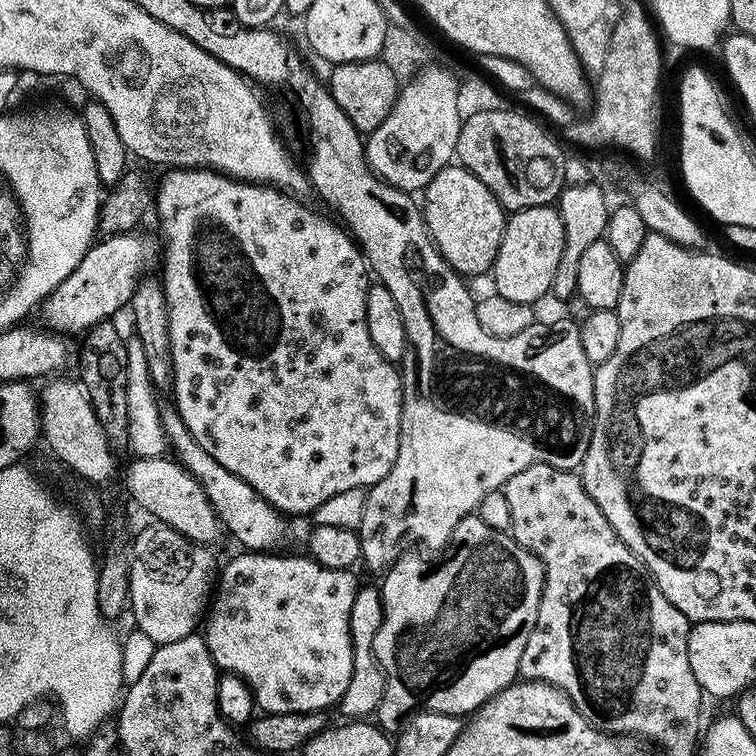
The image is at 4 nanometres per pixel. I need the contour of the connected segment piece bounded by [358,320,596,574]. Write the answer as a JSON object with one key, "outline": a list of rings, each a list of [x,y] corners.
{"outline":[[[556,320],[553,324],[534,322],[522,330],[522,334],[510,338],[485,334],[482,354],[484,360],[492,360],[496,372],[492,372],[492,380],[480,388],[480,396],[472,396],[472,400],[464,400],[464,404],[452,404],[452,408],[436,404],[436,408],[432,408],[428,416],[420,416],[420,420],[416,420],[416,392],[408,392],[408,400],[402,400],[398,458],[394,458],[390,474],[367,489],[358,525],[360,560],[377,574],[391,568],[411,544],[425,544],[437,550],[447,548],[454,526],[458,526],[464,516],[473,515],[472,484],[481,484],[481,489],[489,492],[499,492],[518,470],[526,470],[531,464],[576,470],[586,458],[596,421],[594,365],[586,358],[586,350],[582,350],[580,324],[572,320]]]}

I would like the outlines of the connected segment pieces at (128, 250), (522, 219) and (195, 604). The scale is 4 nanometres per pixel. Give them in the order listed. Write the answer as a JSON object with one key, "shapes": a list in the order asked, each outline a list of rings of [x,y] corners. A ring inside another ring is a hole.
{"shapes":[[[[141,230],[118,232],[115,236],[97,239],[78,262],[78,266],[43,301],[42,309],[48,315],[47,327],[55,333],[85,333],[101,320],[115,317],[120,307],[131,305],[132,295],[141,280],[149,275],[148,268],[158,264],[162,252],[159,239],[147,236]]],[[[538,206],[530,210],[513,212],[507,217],[502,242],[498,246],[496,261],[492,263],[490,277],[496,283],[495,295],[510,302],[535,305],[536,300],[552,291],[554,270],[562,262],[566,234],[559,211],[552,206]]],[[[148,524],[132,538],[129,609],[137,631],[159,646],[195,633],[208,606],[218,563],[209,547],[194,543],[168,524]]]]}

